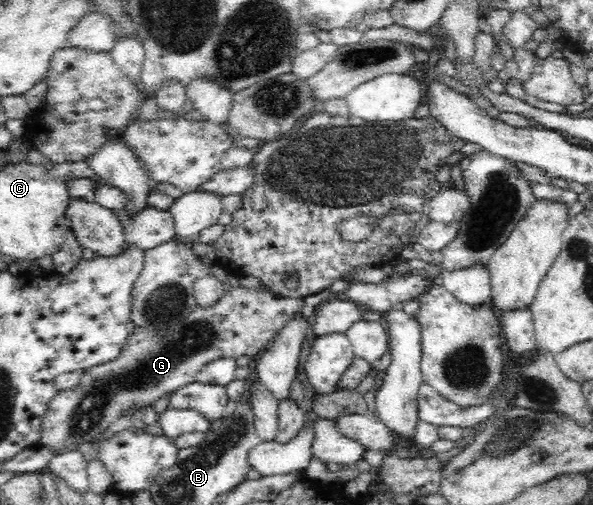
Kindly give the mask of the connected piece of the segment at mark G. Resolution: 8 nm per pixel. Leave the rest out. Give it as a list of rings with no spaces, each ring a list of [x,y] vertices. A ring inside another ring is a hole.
[[[239,284],[232,286],[224,296],[210,308],[202,308],[196,304],[196,308],[187,313],[178,322],[170,324],[168,330],[157,328],[129,328],[122,350],[116,360],[110,360],[106,364],[98,364],[94,368],[82,371],[80,382],[70,390],[58,391],[49,402],[48,410],[42,418],[42,430],[39,444],[49,446],[57,454],[78,450],[80,444],[91,442],[92,438],[108,430],[108,426],[120,415],[130,412],[134,406],[140,408],[151,407],[156,400],[162,398],[168,392],[174,392],[177,388],[196,381],[196,375],[202,367],[218,358],[240,358],[249,356],[255,359],[270,346],[274,336],[286,326],[286,322],[293,316],[293,312],[303,306],[303,299],[287,300],[276,293],[262,289],[247,289]]]

